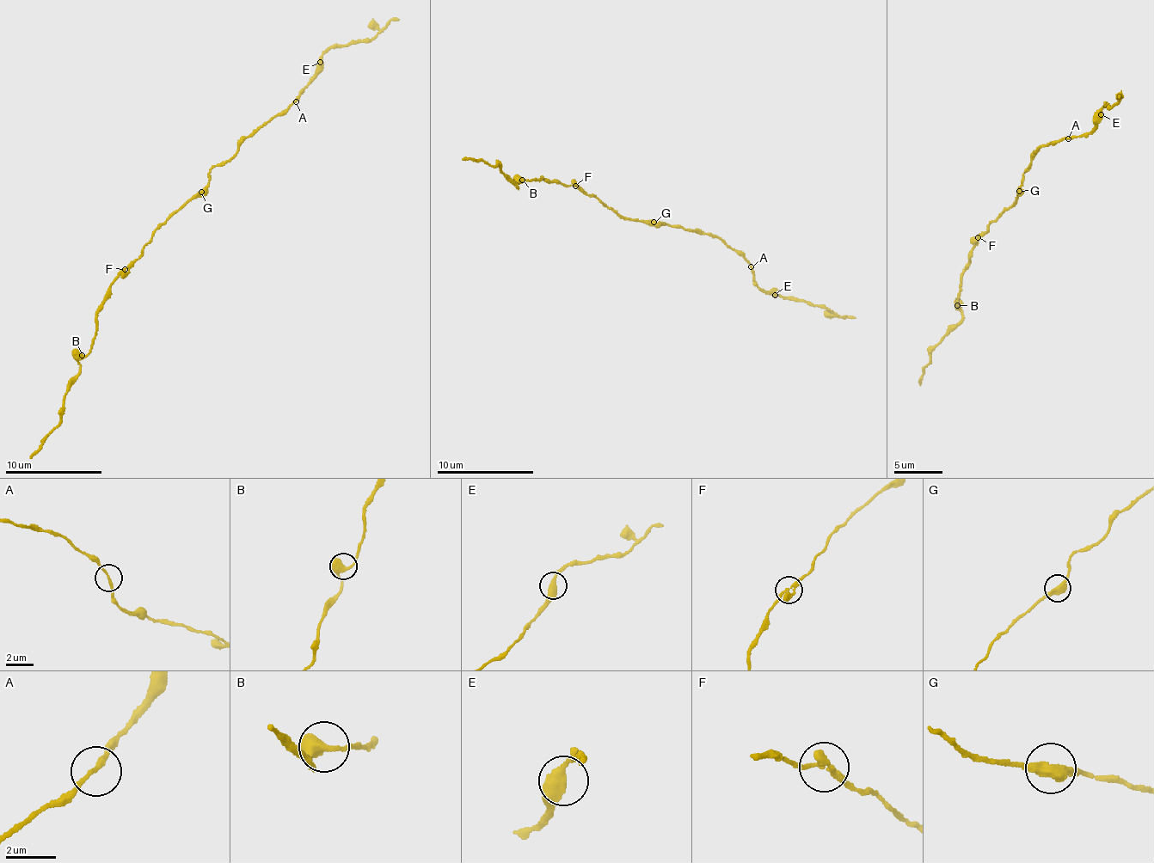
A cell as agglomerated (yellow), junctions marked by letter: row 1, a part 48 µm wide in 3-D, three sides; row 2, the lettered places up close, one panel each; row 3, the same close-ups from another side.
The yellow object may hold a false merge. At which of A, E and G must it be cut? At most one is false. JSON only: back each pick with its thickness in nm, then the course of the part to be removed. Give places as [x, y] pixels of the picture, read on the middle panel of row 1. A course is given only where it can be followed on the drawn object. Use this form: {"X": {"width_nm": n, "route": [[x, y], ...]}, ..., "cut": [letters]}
{"cut": []}

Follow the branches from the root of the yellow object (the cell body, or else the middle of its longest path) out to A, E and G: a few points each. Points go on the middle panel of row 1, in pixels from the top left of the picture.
A: (634, 220), (653, 219), (661, 224), (664, 221), (702, 234), (710, 233), (745, 259), (751, 267)
E: (634, 220), (653, 219), (661, 224), (664, 221), (702, 234), (710, 233), (751, 265), (753, 283), (775, 295)
G: (634, 220), (653, 222)

